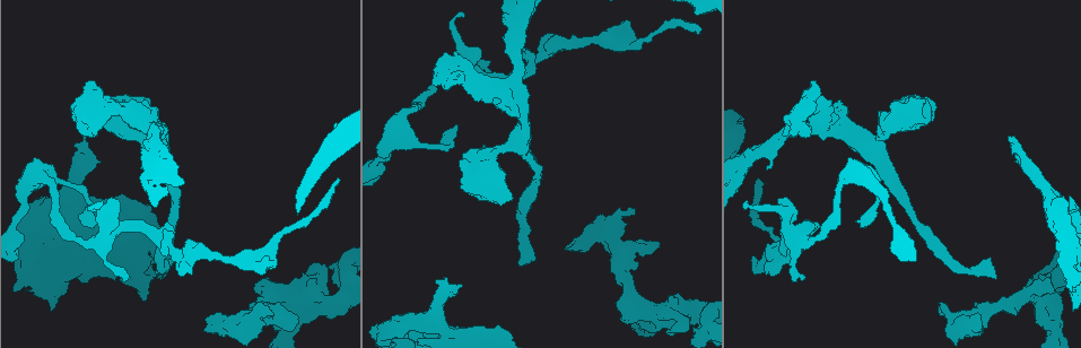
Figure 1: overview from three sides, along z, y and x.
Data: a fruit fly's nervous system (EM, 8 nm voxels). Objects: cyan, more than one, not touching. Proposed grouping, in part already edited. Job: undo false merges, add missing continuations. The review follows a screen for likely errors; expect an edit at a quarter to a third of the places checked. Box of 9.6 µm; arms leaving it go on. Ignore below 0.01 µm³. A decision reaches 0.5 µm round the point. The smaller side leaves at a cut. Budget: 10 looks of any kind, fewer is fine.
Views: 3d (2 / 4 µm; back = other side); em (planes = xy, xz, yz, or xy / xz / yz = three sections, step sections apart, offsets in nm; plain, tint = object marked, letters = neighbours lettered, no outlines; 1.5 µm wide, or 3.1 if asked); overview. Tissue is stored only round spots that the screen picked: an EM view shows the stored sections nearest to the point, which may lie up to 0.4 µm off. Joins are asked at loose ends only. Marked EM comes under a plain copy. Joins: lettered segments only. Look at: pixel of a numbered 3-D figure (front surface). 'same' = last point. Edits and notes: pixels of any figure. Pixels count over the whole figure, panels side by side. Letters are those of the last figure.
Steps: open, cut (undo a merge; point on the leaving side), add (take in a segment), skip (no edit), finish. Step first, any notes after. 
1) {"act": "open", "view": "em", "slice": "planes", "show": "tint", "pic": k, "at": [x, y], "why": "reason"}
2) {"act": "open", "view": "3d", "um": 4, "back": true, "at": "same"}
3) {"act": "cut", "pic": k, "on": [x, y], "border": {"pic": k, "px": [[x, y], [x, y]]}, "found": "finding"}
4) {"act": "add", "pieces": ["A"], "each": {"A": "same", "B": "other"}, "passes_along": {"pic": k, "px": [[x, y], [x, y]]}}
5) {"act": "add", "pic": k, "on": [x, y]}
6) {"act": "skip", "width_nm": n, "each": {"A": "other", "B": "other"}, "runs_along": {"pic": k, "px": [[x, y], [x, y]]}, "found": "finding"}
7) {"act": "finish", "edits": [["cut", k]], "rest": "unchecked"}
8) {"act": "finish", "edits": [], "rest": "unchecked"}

{"act": "open", "view": "em", "slice": "xz", "step": 4, "show": "letters", "pic": 1, "at": [170, 259], "why": "end of a long branch"}

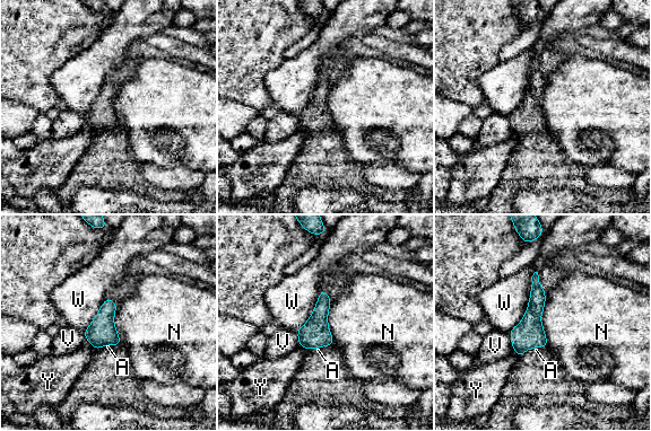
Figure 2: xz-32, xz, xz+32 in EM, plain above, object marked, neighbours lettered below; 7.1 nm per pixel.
{"act": "open", "view": "em", "slice": "planes", "show": "letters", "at": "same"}

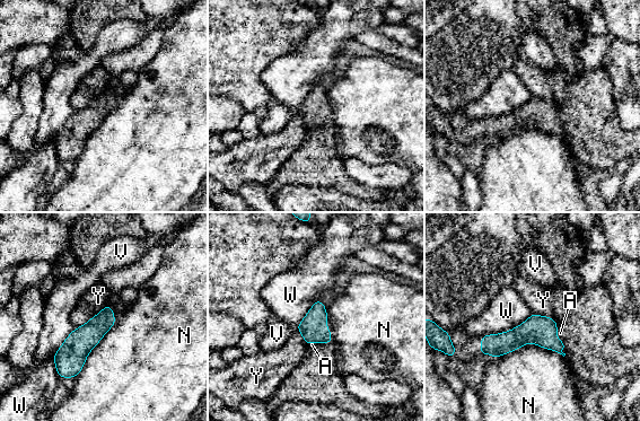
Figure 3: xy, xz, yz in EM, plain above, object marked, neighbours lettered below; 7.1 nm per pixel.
{"act": "add", "pieces": ["A"], "each": {"A": "same", "N": "other", "V": "other", "W": "other", "Y": "other"}, "passes_along": {"pic": 3, "px": [[542, 331], [558, 340], [560, 333]]}, "found": "the cell continues"}

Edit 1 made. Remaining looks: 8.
{"act": "open", "view": "overview"}

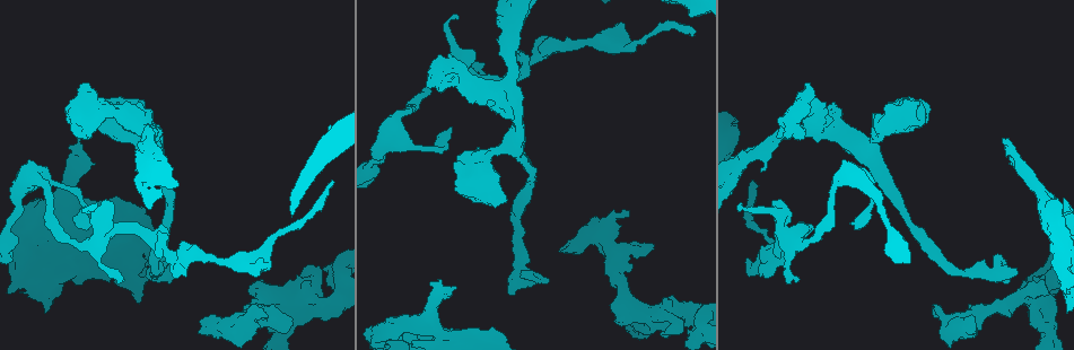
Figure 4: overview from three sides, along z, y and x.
{"act": "open", "view": "em", "slice": "planes", "show": "tint", "pic": 4, "at": [879, 200], "why": "calibre changes"}

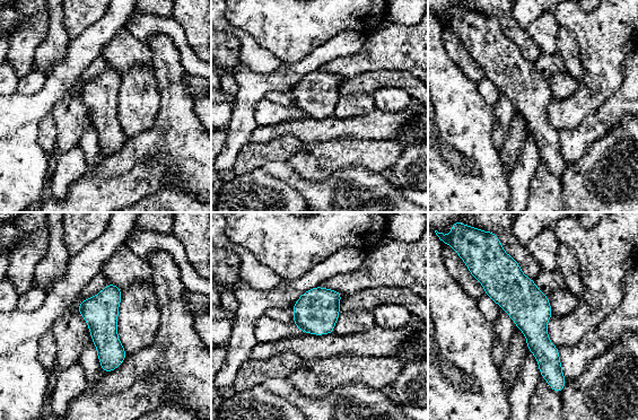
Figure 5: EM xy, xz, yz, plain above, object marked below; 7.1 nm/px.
{"act": "open", "view": "em", "slice": "planes", "show": "letters", "at": "same"}

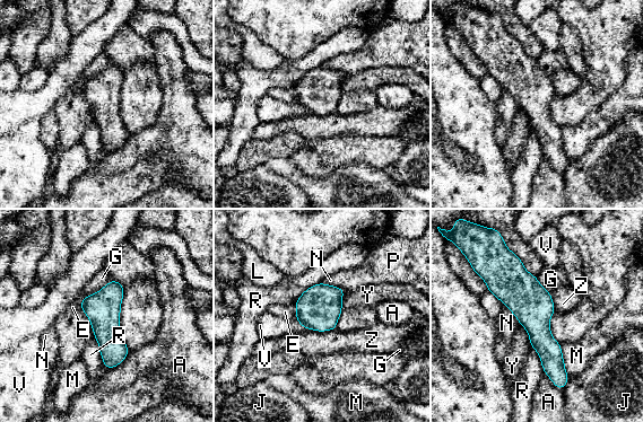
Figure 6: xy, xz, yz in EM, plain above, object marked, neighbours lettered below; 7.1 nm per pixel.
{"act": "skip", "each": {"A": "other", "E": "other", "G": "other", "J": "other", "L": "other", "M": "other", "N": "other", "P": "other", "R": "other", "V": "other", "Y": "other", "Z": "other"}, "border": {"pic": 6, "px": [[94, 336], [103, 365], [109, 370]]}, "found": "one cell here"}

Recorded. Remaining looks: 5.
{"act": "open", "view": "em", "slice": "planes", "show": "letters", "pic": 4, "at": [791, 237], "why": "sudden change in width"}

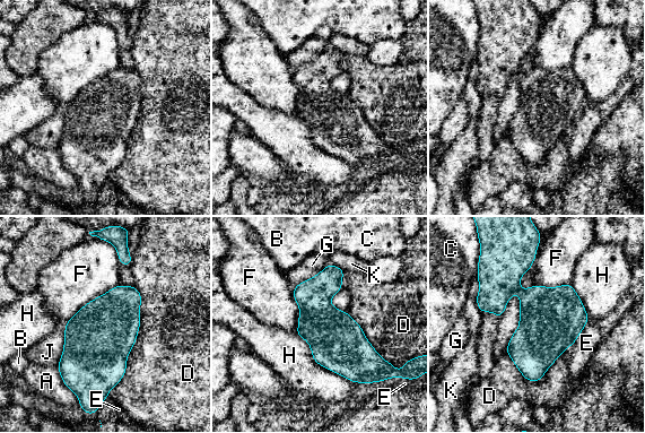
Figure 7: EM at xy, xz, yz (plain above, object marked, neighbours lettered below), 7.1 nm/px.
{"act": "skip", "each": {"A": "other", "B": "other", "C": "other", "D": "other", "E": "other", "F": "other", "G": "other", "H": "other", "J": "other", "K": "other"}, "found": "continuous, no second cell"}

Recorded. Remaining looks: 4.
{"act": "open", "view": "em", "slice": "planes", "show": "letters", "pic": 4, "at": [690, 30], "why": "tapers out"}

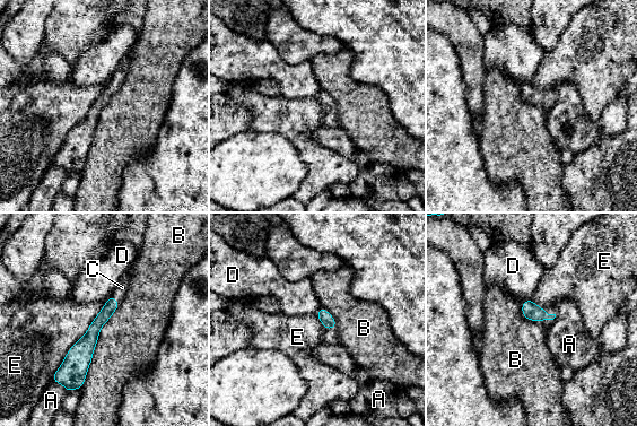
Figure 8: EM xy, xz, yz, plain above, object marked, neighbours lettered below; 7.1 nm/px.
{"act": "add", "pieces": ["C"], "longest_contact_nm": ["E", 700], "each": {"A": "other", "B": "other", "C": "same", "D": "other", "E": "other"}, "passes_along": {"pic": 8, "px": [[111, 305], [115, 298], [122, 287]]}, "found": "it goes on there"}

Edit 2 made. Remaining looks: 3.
{"act": "finish", "edits": [["add", 3], ["add", 8]], "rest": "unchecked"}

